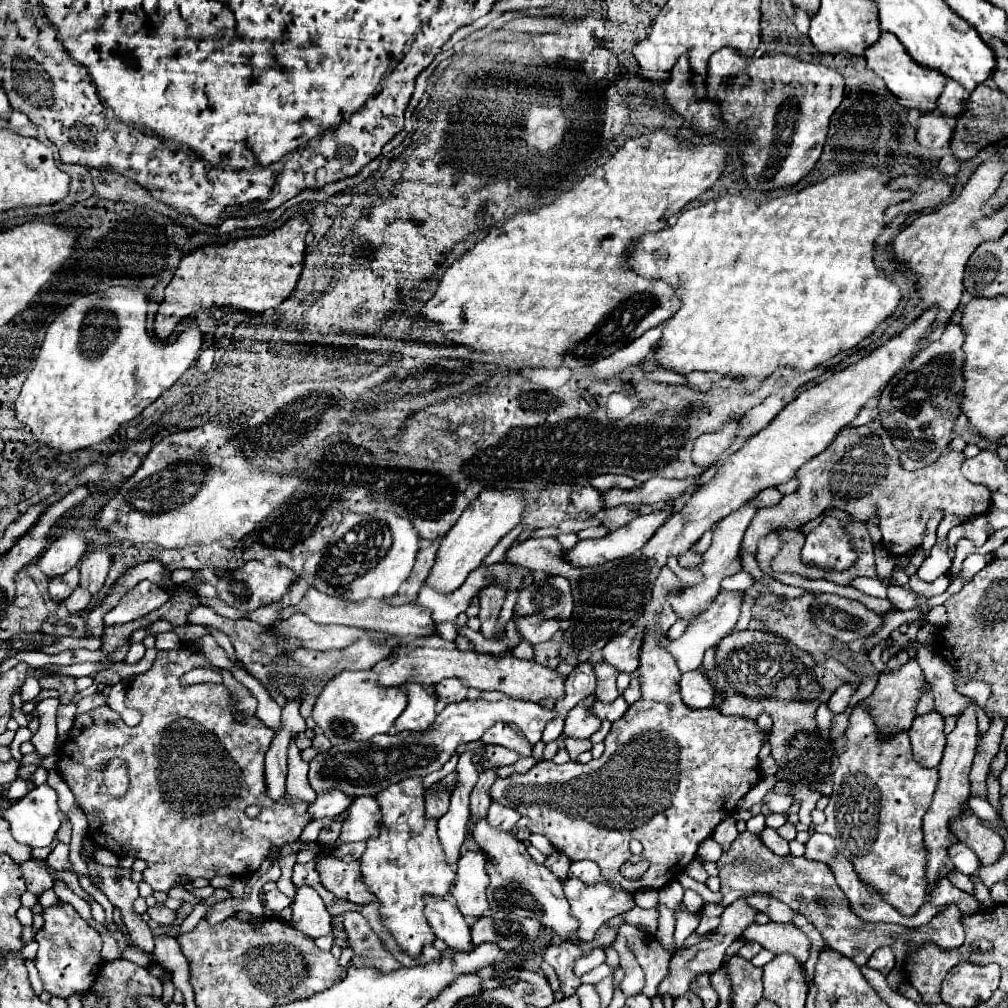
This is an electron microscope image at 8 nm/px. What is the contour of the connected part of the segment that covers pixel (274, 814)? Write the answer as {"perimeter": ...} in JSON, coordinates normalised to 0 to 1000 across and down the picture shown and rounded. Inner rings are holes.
{"perimeter":[[[189,640],[174,646],[158,646],[152,662],[128,678],[124,699],[140,705],[142,711],[136,721],[126,721],[118,709],[114,713],[114,707],[107,699],[92,703],[88,709],[92,716],[97,714],[98,717],[84,721],[78,731],[70,731],[59,741],[57,763],[72,785],[76,799],[86,809],[86,830],[96,840],[104,840],[116,850],[142,852],[146,856],[142,874],[154,884],[166,886],[170,880],[180,878],[180,870],[191,874],[195,870],[239,870],[253,866],[265,852],[269,840],[283,840],[299,830],[301,820],[311,813],[305,805],[307,797],[291,797],[285,791],[271,795],[265,789],[263,747],[271,733],[271,723],[255,713],[255,693],[229,670],[229,666],[213,664],[203,650]],[[193,662],[217,666],[221,678],[180,682],[180,668]],[[235,709],[241,709],[243,713],[235,715]],[[102,757],[106,761],[104,765],[98,765]],[[247,799],[259,801],[259,807],[253,813],[243,809]]]}

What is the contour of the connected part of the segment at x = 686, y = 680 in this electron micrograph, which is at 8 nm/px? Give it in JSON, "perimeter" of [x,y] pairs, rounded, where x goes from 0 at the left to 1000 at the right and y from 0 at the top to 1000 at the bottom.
{"perimeter":[[[695,664],[676,670],[676,691],[688,703],[705,701],[709,695],[709,684]]]}

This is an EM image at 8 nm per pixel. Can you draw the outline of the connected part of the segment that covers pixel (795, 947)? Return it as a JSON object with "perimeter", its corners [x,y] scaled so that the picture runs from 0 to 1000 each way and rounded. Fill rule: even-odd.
{"perimeter":[[[759,916],[759,918],[743,918],[735,932],[755,936],[759,941],[767,943],[769,947],[783,945],[789,947],[791,953],[799,955],[803,949],[803,932],[797,924],[793,924],[787,916]]]}

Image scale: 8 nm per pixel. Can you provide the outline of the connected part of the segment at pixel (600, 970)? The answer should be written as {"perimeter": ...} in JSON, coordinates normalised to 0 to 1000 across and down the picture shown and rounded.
{"perimeter":[[[598,955],[598,957],[590,959],[588,963],[580,965],[580,967],[576,969],[576,975],[586,975],[586,977],[590,977],[590,975],[594,975],[596,971],[600,971],[604,965],[606,965],[606,961],[604,961],[604,959]]]}

